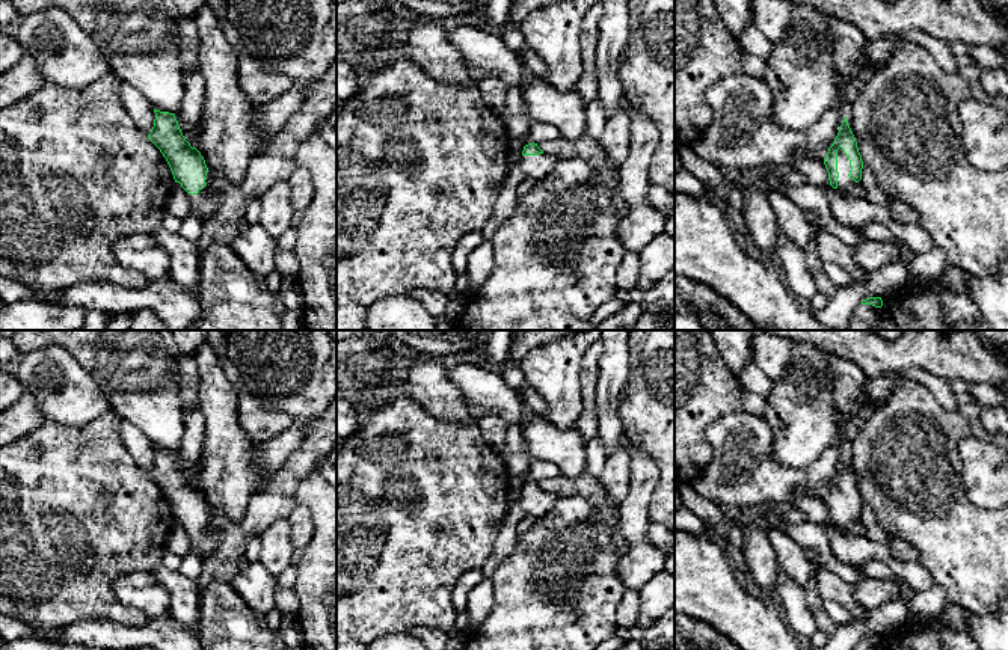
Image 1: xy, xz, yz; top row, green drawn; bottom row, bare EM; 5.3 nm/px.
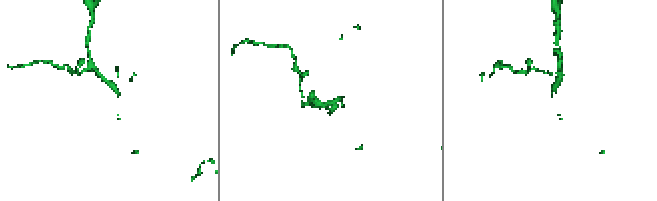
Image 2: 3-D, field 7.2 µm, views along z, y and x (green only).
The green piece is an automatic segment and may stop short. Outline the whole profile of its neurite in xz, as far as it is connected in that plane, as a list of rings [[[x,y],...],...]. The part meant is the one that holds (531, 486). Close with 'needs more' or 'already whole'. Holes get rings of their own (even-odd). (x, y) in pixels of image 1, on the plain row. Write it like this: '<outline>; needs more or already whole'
[[[533,480],[524,484],[518,504],[525,516],[539,519],[552,508],[557,499],[557,495],[545,492],[537,481]]]; needs more

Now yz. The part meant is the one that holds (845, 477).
[[[847,454],[824,496],[830,523],[853,534],[853,523],[862,517],[863,499]]]; needs more

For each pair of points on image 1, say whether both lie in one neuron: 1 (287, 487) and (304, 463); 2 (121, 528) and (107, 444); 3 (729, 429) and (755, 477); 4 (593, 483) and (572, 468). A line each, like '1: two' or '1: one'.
1: one
2: one
3: one
4: two

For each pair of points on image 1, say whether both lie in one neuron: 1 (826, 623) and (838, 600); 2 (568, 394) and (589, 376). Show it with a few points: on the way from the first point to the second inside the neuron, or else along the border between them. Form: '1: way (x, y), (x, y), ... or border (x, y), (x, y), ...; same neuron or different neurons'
1: border (817, 582), (821, 605), (836, 625); different neurons
2: border (587, 349), (581, 362), (581, 413), (577, 418); different neurons

